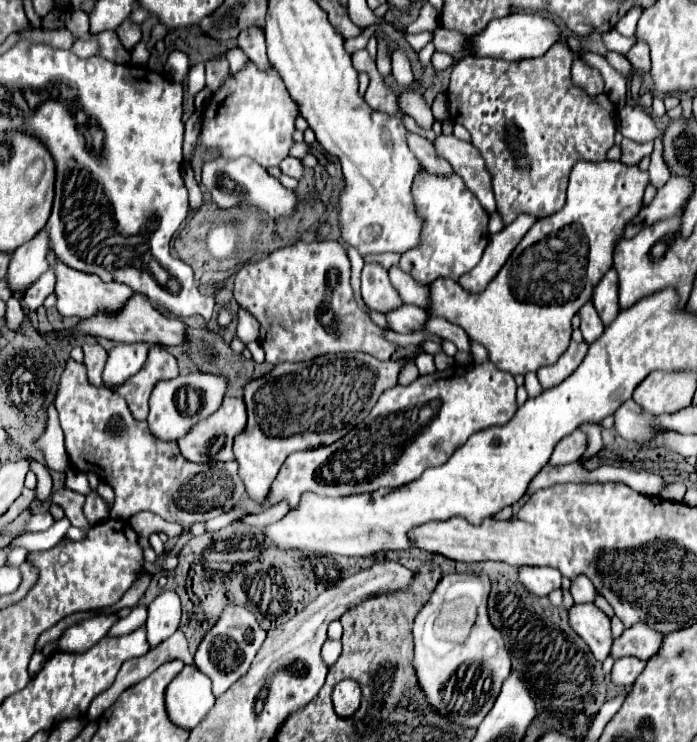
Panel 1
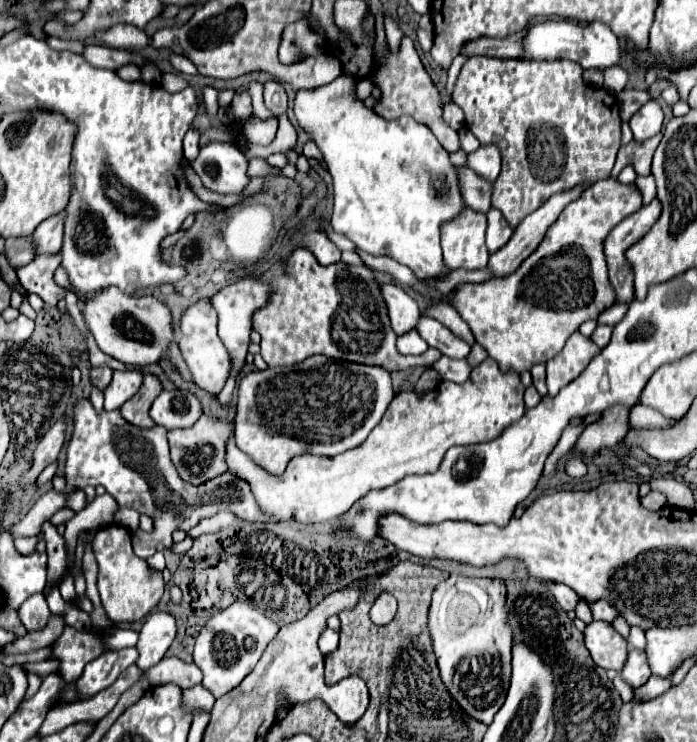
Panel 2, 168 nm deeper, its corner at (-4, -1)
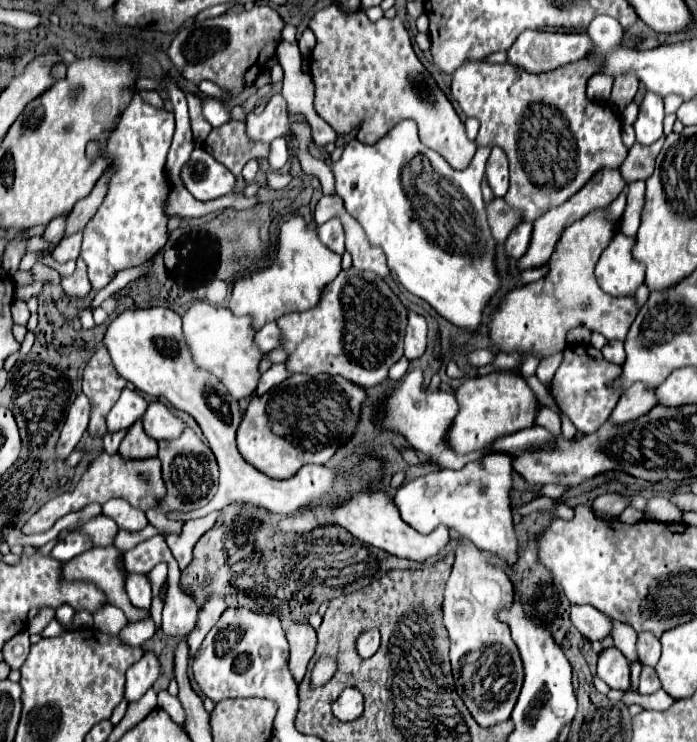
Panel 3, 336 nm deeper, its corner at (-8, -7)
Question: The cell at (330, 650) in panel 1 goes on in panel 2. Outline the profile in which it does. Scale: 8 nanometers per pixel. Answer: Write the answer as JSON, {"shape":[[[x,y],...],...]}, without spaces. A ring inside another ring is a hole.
{"shape":[[[326,627],[326,629],[322,631],[320,639],[318,639],[318,645],[320,645],[320,651],[322,651],[324,655],[336,651],[336,645],[338,645],[338,633],[336,633],[334,629]]]}

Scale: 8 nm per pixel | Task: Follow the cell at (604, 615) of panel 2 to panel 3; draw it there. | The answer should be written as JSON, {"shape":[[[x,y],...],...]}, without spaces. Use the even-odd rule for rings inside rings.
{"shape":[[[612,621],[612,639],[614,639],[614,645],[624,653],[624,657],[630,663],[638,659],[638,655],[636,655],[636,631],[632,627],[628,627],[628,623]]]}

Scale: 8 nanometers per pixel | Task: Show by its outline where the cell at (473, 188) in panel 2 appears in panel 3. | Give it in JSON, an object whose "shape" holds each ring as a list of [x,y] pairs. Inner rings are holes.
{"shape":[[[494,197],[490,203],[486,203],[486,215],[488,215],[490,231],[500,245],[506,241],[512,227],[516,227],[522,221],[520,213],[514,211],[512,207],[508,207],[504,203],[504,199],[500,199],[500,197]]]}

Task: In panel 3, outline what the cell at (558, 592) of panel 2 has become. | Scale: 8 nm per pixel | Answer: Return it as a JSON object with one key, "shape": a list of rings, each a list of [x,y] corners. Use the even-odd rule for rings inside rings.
{"shape":[[[570,605],[570,619],[588,641],[600,641],[610,635],[612,619],[596,611],[592,605]]]}

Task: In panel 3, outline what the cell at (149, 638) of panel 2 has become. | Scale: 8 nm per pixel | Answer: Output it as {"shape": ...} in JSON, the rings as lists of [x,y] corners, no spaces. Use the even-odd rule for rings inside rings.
{"shape":[[[146,651],[138,663],[134,663],[126,671],[126,691],[124,697],[128,701],[140,699],[148,687],[154,685],[154,681],[160,675],[160,659],[154,651]]]}

